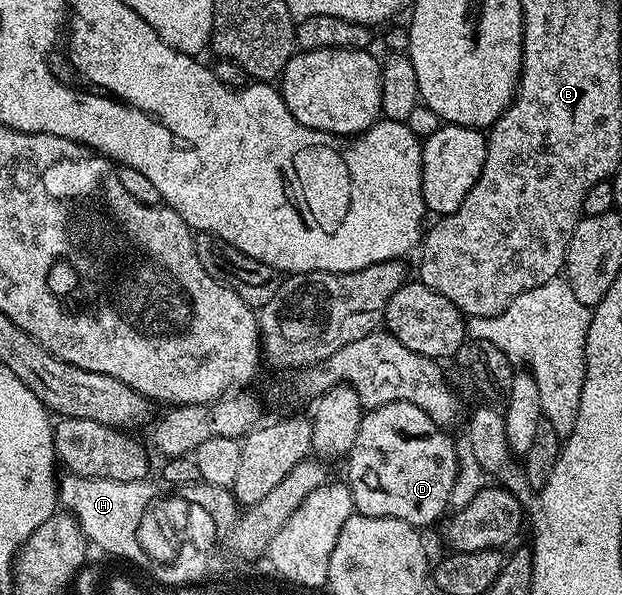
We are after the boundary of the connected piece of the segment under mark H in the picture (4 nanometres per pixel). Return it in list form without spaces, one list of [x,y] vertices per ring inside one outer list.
[[[64,475],[58,481],[58,501],[67,512],[75,517],[85,537],[93,546],[105,549],[125,562],[131,562],[131,555],[137,554],[135,541],[136,522],[147,513],[152,500],[151,480],[115,481],[97,477]]]

